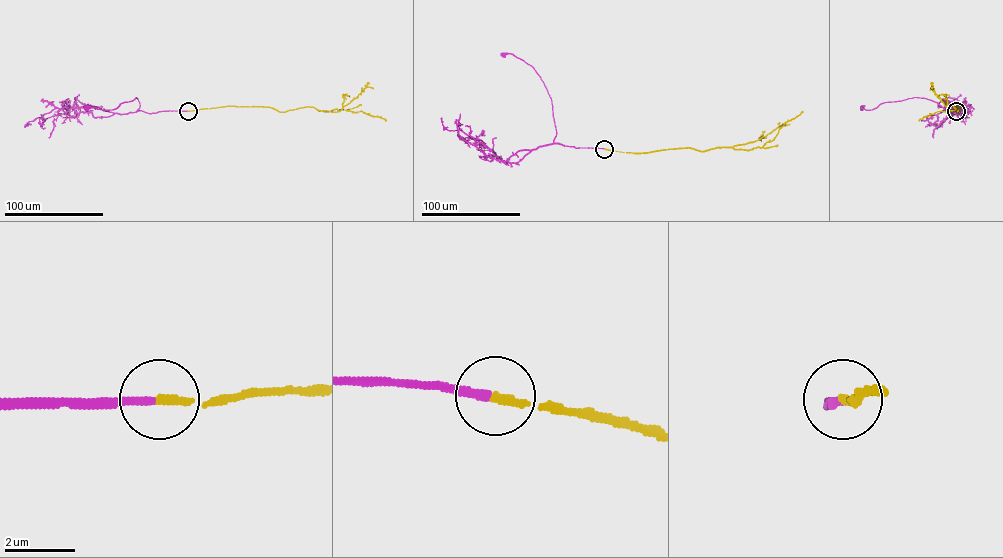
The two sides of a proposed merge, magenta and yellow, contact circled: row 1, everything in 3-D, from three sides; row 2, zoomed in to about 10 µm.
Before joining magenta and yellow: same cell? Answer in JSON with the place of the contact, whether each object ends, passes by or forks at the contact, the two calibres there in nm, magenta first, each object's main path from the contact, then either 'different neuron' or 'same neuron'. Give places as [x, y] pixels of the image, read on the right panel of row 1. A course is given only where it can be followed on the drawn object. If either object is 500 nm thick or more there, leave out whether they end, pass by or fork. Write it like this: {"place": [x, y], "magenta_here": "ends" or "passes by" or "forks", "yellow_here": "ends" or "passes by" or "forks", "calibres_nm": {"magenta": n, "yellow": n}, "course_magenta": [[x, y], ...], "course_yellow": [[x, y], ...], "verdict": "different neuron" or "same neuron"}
{"place": [956, 111], "magenta_here": "ends", "yellow_here": "ends", "calibres_nm": {"magenta": 240, "yellow": 240}, "course_magenta": [[956, 110], [953, 113], [937, 103], [918, 97], [885, 102], [871, 110], [862, 107]], "course_yellow": [[956, 110], [960, 106], [955, 107], [958, 112], [954, 107], [957, 111], [937, 111], [918, 120]], "verdict": "same neuron"}

